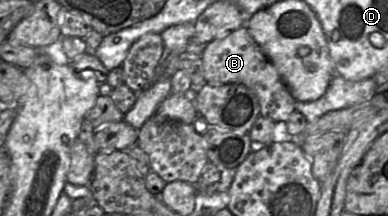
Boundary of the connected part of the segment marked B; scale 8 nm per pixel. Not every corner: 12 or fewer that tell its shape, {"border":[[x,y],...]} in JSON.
{"border":[[246,24],[206,45],[210,85],[242,84],[260,115],[287,122],[295,99]]}

